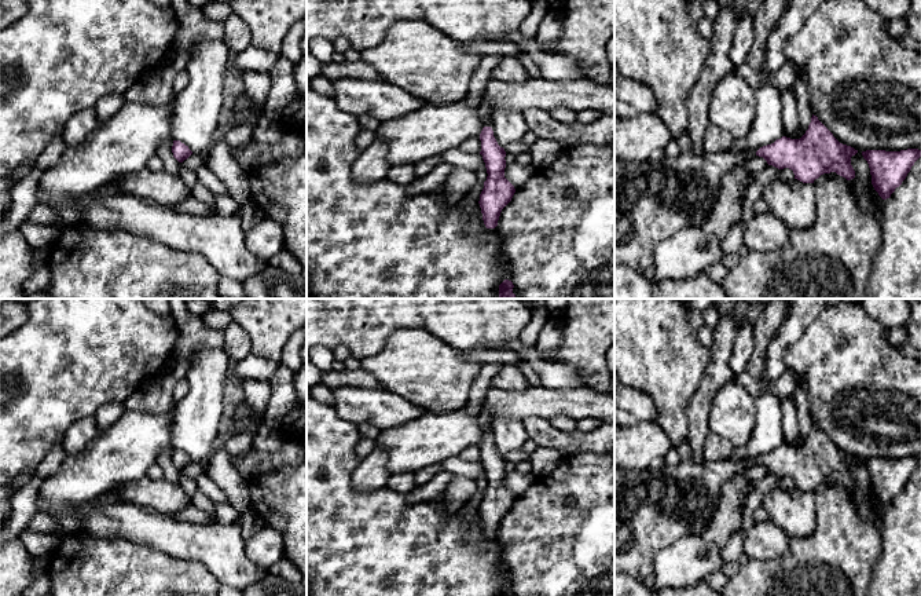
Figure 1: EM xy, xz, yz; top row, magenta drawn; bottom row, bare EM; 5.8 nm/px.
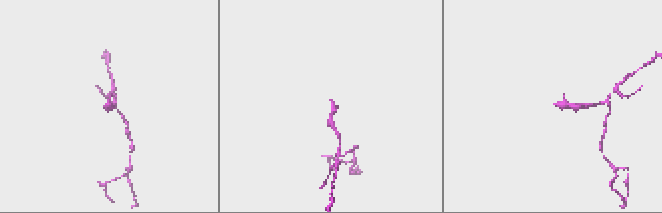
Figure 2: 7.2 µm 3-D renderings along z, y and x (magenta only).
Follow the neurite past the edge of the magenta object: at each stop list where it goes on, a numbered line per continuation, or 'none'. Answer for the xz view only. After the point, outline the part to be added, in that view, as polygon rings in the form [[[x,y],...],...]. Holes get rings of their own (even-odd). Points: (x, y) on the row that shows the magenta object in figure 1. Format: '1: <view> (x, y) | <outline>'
1: xz (485, 110) | [[[481,102],[478,106],[478,113],[485,121],[485,127],[491,127],[491,117],[492,117],[493,107],[487,102]]]

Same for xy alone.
none

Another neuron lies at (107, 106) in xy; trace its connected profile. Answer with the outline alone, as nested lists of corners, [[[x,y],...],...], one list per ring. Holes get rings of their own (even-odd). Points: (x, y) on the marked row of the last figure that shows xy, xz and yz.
[[[109,94],[102,96],[93,107],[99,123],[107,121],[114,117],[124,103],[124,94]]]

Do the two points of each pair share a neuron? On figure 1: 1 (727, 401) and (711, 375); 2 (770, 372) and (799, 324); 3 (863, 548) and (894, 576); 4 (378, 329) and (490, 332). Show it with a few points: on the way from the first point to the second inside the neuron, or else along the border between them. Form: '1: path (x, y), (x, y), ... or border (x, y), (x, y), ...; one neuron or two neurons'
1: border (731, 379), (718, 391), (708, 419); two neurons
2: path (775, 359), (778, 346), (786, 336); one neuron
3: border (881, 529), (881, 551), (869, 581); two neurons
4: path (406, 315), (462, 315); one neuron

